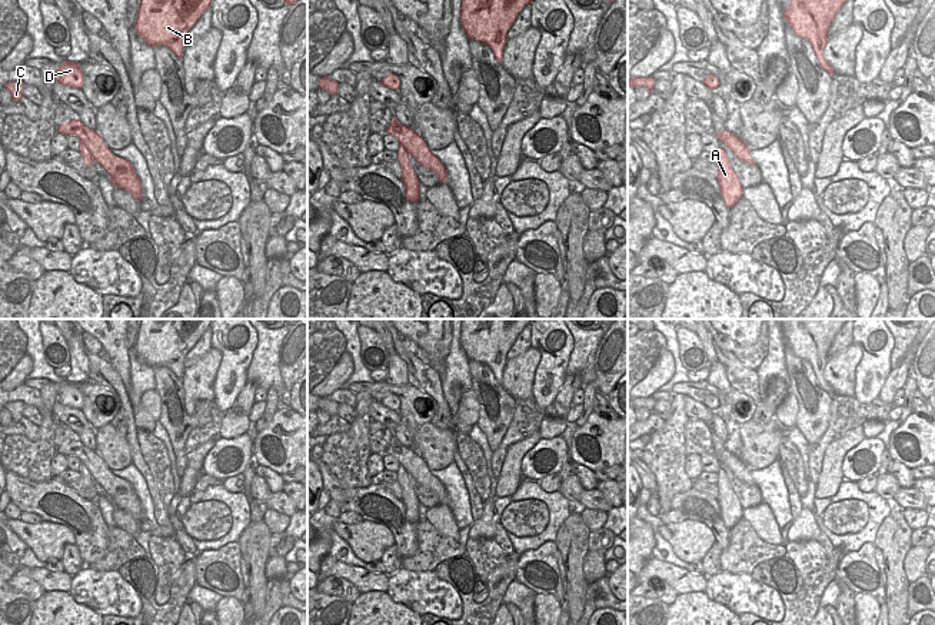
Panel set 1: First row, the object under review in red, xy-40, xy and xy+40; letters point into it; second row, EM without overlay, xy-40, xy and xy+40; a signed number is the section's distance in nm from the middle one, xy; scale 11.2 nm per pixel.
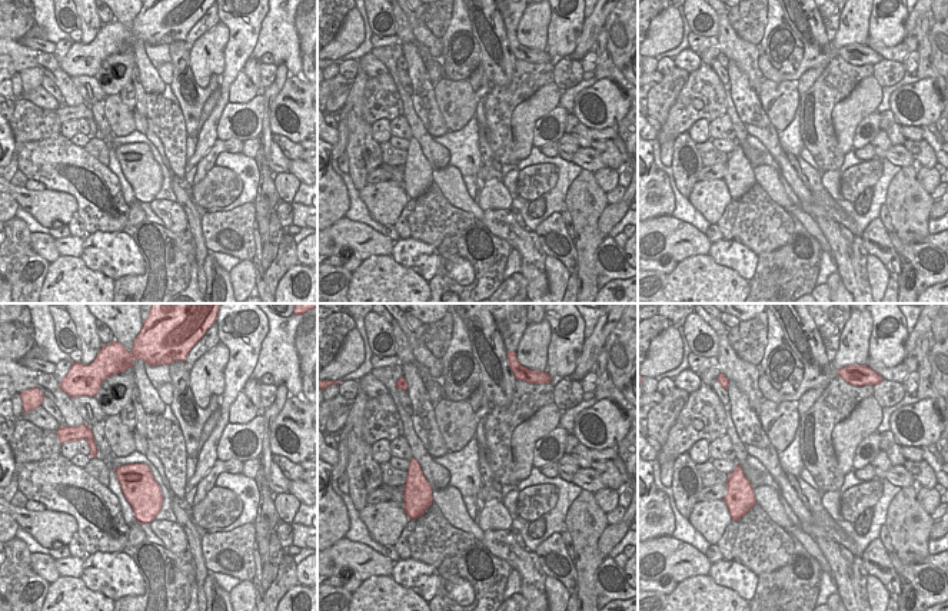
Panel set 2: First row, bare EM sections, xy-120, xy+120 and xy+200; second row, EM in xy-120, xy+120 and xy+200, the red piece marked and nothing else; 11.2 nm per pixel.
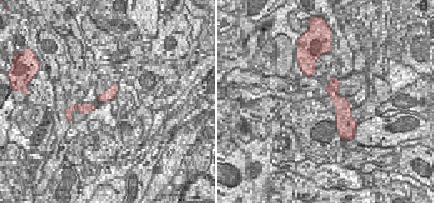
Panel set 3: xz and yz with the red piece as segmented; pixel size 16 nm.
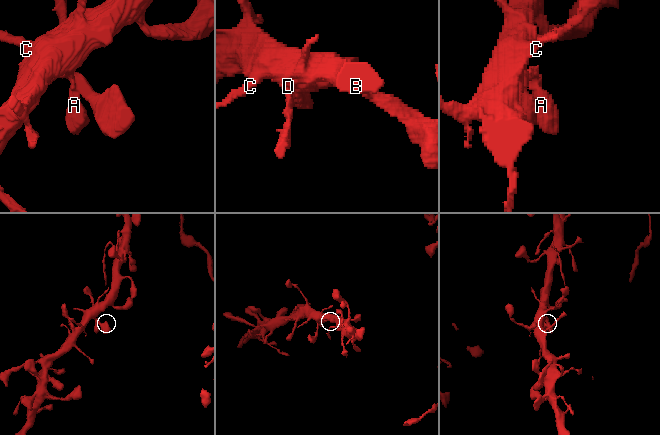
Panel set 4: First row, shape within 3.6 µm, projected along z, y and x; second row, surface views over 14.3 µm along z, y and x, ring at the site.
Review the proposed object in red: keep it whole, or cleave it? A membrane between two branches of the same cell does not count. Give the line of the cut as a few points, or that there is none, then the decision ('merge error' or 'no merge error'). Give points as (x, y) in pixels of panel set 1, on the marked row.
no cut | no merge error

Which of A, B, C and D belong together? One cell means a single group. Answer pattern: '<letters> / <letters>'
A B C D

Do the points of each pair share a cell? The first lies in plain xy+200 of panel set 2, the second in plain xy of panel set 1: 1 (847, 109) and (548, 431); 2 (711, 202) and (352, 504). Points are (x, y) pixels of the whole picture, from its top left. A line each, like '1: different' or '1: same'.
1: different
2: different

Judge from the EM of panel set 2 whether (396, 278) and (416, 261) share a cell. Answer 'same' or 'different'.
different

